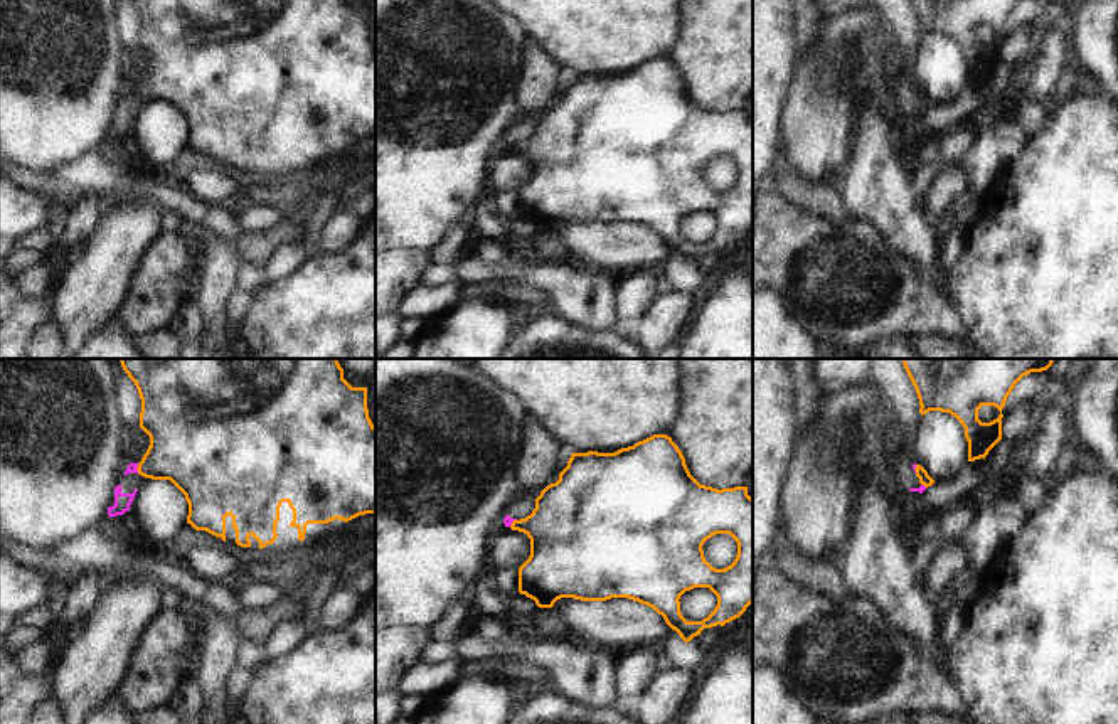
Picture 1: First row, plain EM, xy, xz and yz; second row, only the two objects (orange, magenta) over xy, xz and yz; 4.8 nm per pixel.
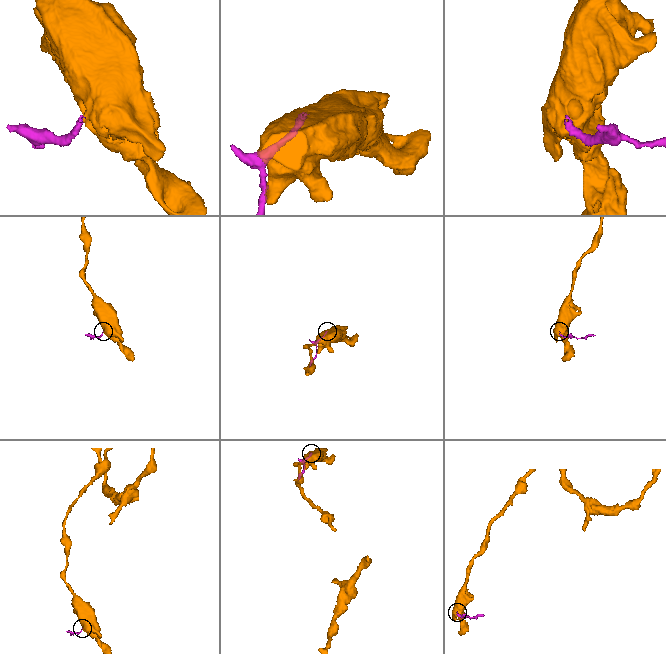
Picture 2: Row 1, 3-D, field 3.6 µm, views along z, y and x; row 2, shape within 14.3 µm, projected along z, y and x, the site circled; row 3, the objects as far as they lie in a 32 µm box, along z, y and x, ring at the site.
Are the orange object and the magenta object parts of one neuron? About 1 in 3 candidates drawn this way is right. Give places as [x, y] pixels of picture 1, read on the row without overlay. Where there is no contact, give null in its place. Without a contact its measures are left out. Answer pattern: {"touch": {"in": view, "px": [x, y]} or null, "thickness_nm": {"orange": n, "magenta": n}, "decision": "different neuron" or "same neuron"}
{"touch": {"in": "xy", "px": [137, 91]}, "thickness_nm": {"orange": 340, "magenta": 50}, "decision": "different neuron"}

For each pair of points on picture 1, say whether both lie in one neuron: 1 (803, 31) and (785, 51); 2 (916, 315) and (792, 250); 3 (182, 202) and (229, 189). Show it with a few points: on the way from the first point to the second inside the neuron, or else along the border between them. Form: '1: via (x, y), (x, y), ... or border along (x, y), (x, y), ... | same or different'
1: border along (793, 17), (795, 44), (802, 51) | different
2: via (886, 297), (852, 290), (841, 278), (822, 268) | same
3: border along (197, 197), (207, 204), (234, 206) | different

